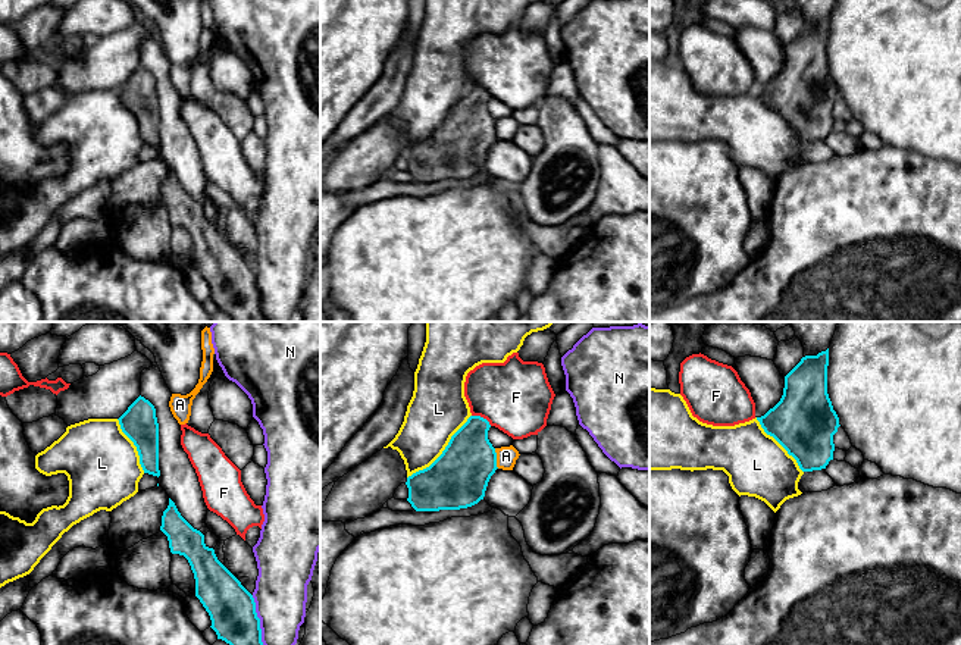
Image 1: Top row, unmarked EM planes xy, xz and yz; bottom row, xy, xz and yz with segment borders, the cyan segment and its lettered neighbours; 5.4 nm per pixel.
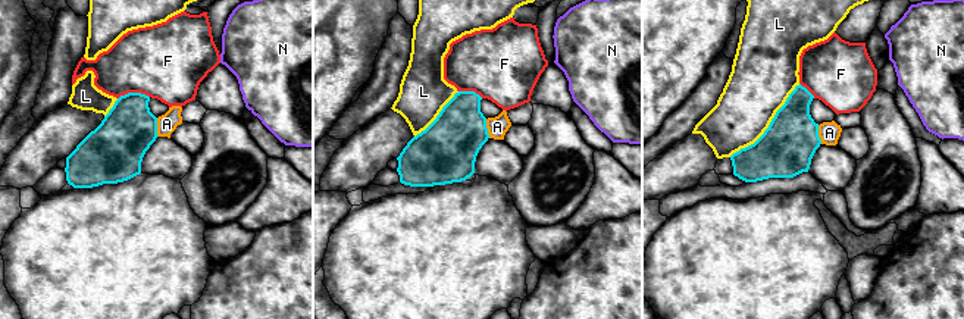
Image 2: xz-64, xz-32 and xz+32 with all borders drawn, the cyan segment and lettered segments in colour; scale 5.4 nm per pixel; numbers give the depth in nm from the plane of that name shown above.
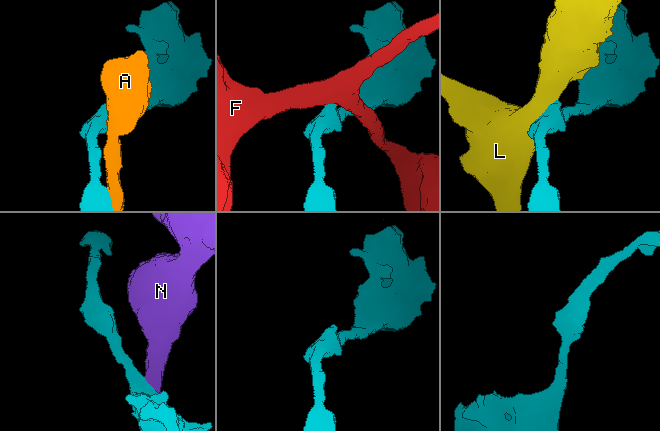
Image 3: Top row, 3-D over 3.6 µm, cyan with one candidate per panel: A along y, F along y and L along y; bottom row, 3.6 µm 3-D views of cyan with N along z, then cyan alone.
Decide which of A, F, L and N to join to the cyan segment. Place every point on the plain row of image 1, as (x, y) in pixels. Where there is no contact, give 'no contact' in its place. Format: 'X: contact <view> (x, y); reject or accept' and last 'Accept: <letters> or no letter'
A: contact xz (495, 130); reject
F: contact xz (482, 88); reject
L: contact xz (443, 122); reject
N: contact xy (259, 294); reject
Accept: no letter

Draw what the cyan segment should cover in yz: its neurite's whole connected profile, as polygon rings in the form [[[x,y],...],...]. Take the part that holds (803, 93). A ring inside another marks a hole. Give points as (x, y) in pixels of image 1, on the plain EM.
[[[829,19],[802,28],[785,47],[780,72],[757,88],[802,143],[826,140],[833,131],[833,106],[841,96],[827,65],[827,37]]]

